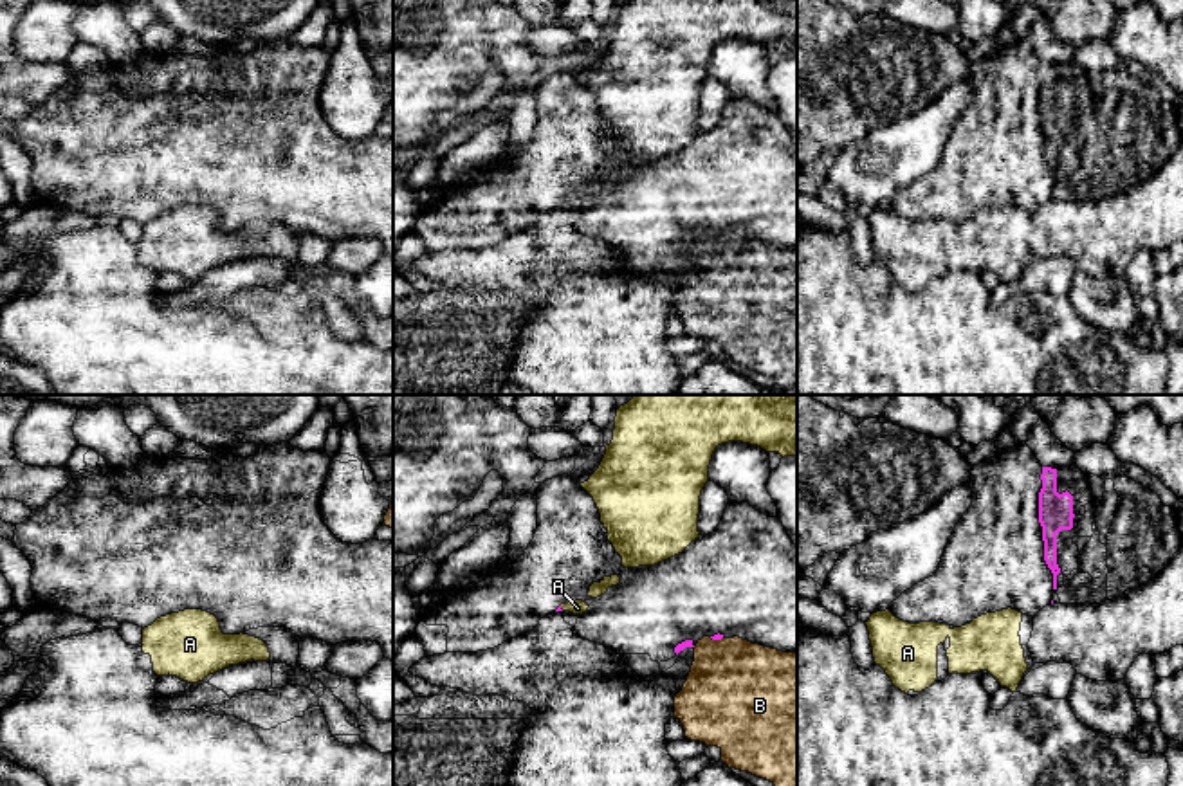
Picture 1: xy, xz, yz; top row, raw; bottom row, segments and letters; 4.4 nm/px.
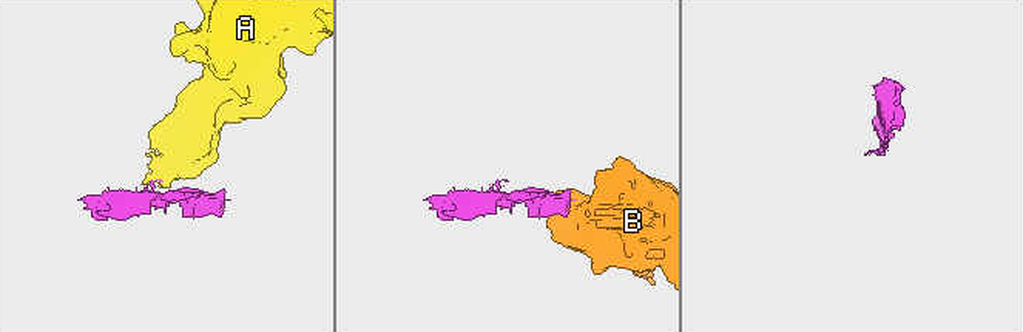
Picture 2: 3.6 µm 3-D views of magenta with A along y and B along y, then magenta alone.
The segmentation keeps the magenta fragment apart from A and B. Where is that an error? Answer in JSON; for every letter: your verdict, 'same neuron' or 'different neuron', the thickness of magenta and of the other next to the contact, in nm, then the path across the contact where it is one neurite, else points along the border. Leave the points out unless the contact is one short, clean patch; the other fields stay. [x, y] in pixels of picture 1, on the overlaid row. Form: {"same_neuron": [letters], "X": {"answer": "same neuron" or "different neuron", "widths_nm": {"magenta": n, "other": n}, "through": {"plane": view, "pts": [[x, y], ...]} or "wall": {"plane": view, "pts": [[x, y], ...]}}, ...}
{"same_neuron": [], "A": {"answer": "different neuron", "widths_nm": {"magenta": 20, "other": 60}, "wall": {"plane": "xz", "pts": [[559, 606], [563, 610]]}}, "B": {"answer": "different neuron", "widths_nm": {"magenta": 30, "other": 460}, "wall": {"plane": "xz", "pts": [[709, 637], [722, 639]]}}}

